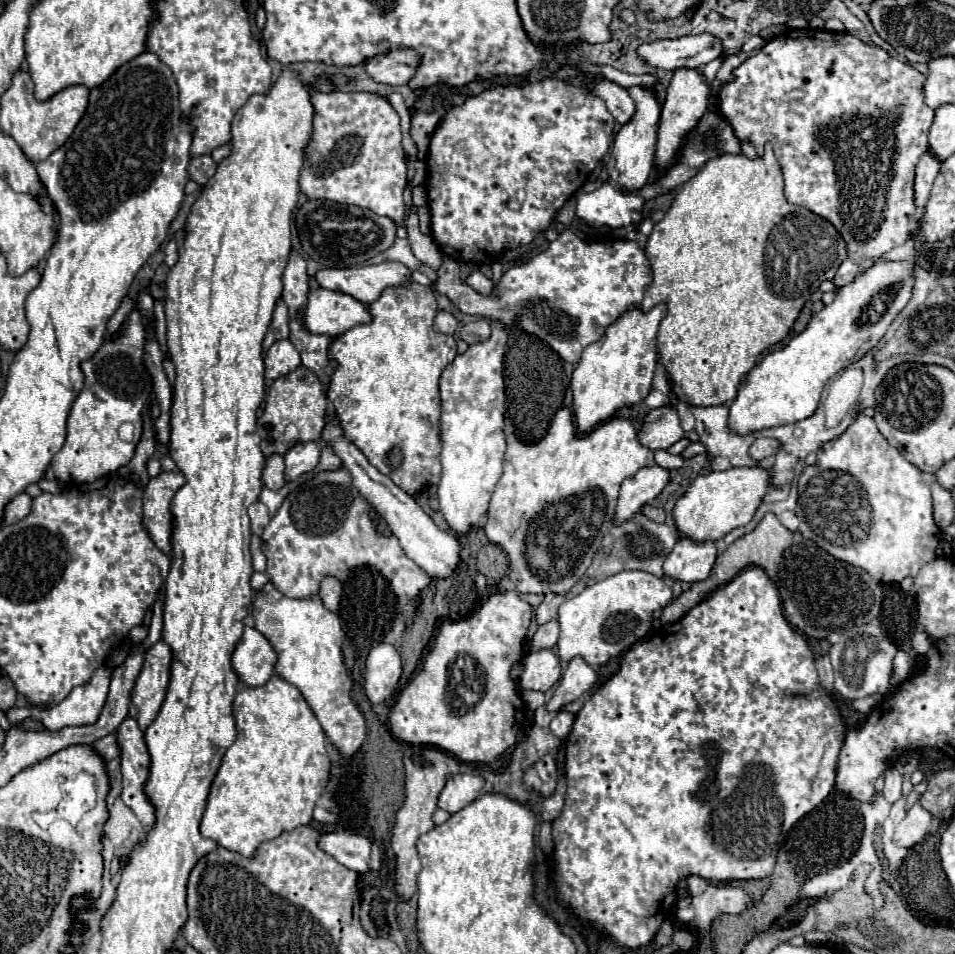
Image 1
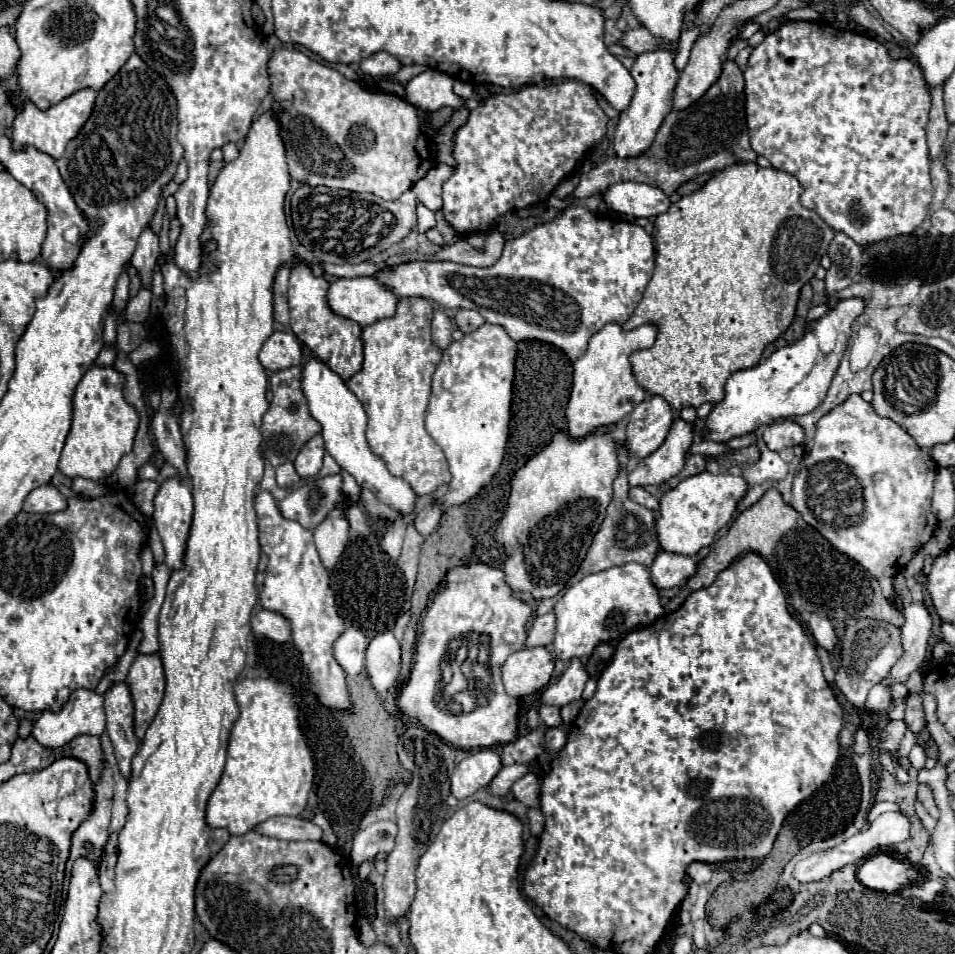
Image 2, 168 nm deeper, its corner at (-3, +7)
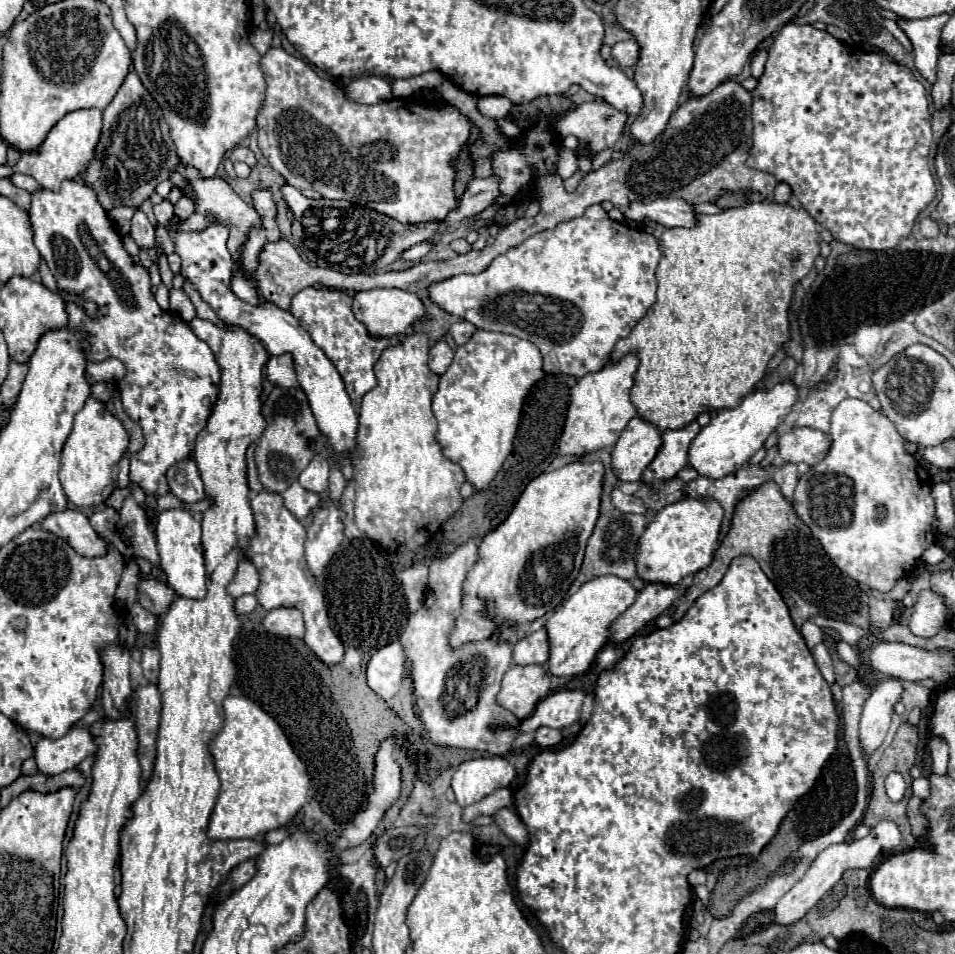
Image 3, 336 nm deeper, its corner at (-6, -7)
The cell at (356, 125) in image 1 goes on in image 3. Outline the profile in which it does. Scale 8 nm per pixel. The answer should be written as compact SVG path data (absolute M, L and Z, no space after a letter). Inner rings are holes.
M270 48L260 58L266 78L266 98L258 110L258 146L270 166L306 198L332 198L366 204L402 224L442 222L456 208L454 178L462 146L474 124L452 104L422 104L414 98L394 98L374 106L352 102L330 80L320 78L306 62L290 56L284 48Z

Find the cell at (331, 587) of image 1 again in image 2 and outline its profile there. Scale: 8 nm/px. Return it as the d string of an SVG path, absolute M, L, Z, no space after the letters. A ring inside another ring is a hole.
M333 510L325 522L319 524L319 528L313 532L315 546L321 558L321 564L327 572L333 572L337 566L341 552L345 550L345 544L349 540L349 522L345 518L343 510Z

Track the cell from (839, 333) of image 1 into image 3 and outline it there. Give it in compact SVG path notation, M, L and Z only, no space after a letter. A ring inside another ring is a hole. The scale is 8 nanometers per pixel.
M784 382L774 386L772 390L758 390L746 394L736 408L720 410L708 426L704 426L698 436L690 444L688 464L706 478L724 478L732 474L736 468L744 466L754 452L758 452L766 438L778 428L778 424L786 418L792 406L800 400L800 390L792 382Z

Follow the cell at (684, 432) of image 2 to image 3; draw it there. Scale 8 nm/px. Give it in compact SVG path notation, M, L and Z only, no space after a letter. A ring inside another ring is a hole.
M694 420L680 430L666 430L662 432L662 446L656 458L644 470L642 480L652 484L658 480L670 480L688 464L688 448L692 438L700 432L700 424Z

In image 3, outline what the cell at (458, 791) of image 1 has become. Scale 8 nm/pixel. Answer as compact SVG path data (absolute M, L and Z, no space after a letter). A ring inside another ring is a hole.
M476 758L462 762L452 776L452 788L456 794L456 802L460 806L470 806L486 798L498 788L510 786L516 772L514 766L502 758Z

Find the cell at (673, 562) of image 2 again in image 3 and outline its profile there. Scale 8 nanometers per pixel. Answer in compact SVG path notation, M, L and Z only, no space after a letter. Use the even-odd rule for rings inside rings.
M646 584L640 592L636 602L620 614L610 624L610 644L620 644L632 638L640 628L648 622L656 620L670 604L680 596L678 586L662 586L662 584Z

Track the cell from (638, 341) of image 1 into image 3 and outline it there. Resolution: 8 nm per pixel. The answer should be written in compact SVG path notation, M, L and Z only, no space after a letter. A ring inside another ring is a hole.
M626 354L620 362L610 362L602 370L582 376L576 386L570 388L570 404L564 420L564 430L558 440L558 452L568 456L582 456L602 448L612 448L624 426L638 412L630 402L630 388L634 384L634 372L638 368L638 358Z

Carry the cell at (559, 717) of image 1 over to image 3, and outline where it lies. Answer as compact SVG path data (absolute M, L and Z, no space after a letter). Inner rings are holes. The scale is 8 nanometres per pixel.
M538 728L534 734L534 742L542 748L556 746L560 740L562 740L562 732L556 728Z

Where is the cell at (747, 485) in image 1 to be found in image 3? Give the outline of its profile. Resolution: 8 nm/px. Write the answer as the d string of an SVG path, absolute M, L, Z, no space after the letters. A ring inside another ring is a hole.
M684 498L662 508L636 544L636 572L648 584L678 584L682 578L708 568L718 548L722 508L714 500Z

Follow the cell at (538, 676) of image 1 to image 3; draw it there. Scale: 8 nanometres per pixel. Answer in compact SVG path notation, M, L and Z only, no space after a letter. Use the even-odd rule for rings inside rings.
M512 666L502 678L496 702L516 718L526 718L550 690L550 672L544 666Z

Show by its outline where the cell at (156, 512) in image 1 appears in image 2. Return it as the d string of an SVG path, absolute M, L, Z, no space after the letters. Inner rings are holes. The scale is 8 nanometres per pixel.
M165 478L159 484L159 492L155 494L155 512L153 512L153 522L157 526L157 532L163 540L165 548L165 564L171 570L177 570L183 566L183 552L185 552L185 542L189 536L189 526L191 526L191 516L193 516L193 496L187 480L183 478Z

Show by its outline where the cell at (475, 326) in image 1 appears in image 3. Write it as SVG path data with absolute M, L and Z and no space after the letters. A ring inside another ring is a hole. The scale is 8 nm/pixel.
M462 320L462 322L456 322L456 324L450 326L450 336L454 338L456 346L460 346L460 344L468 342L468 338L474 334L474 330L476 330L476 326L472 326L470 322Z

